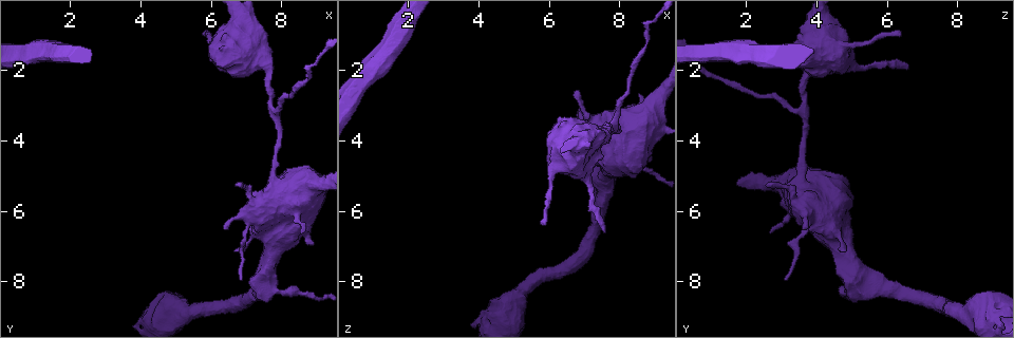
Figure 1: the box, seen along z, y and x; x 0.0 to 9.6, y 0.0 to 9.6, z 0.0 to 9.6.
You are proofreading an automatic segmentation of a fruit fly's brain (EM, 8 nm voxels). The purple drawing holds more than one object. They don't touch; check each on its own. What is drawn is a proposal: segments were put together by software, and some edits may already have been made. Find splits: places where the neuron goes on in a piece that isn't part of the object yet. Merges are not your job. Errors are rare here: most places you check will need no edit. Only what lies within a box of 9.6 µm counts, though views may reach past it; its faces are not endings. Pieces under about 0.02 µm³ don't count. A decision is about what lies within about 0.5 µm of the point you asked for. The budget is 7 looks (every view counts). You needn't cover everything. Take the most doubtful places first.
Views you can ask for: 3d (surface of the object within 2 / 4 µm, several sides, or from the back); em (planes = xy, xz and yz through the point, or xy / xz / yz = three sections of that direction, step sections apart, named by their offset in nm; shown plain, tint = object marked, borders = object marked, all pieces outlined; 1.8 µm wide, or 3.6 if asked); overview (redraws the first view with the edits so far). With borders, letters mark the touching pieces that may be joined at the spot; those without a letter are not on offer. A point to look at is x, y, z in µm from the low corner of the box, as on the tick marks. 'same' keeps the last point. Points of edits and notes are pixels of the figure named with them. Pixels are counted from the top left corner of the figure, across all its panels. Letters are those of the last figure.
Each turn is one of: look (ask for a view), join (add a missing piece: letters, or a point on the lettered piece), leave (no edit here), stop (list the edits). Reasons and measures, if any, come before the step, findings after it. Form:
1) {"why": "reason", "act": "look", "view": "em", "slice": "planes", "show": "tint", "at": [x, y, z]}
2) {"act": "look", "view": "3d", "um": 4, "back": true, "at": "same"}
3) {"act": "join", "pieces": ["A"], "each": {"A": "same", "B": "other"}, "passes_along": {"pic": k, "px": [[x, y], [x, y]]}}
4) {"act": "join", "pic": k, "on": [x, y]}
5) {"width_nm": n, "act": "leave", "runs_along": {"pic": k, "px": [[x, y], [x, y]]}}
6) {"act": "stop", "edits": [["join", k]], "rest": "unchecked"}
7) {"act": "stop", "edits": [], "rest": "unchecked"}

{"why": "free end", "act": "look", "view": "em", "slice": "planes", "show": "tint", "at": [7.65, 2.00, 6.55]}

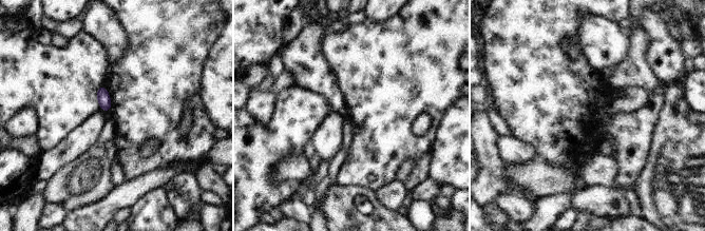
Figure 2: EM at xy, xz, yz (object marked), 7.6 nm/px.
{"why": "see the neighbours", "act": "look", "view": "em", "slice": "planes", "show": "borders", "at": "same"}

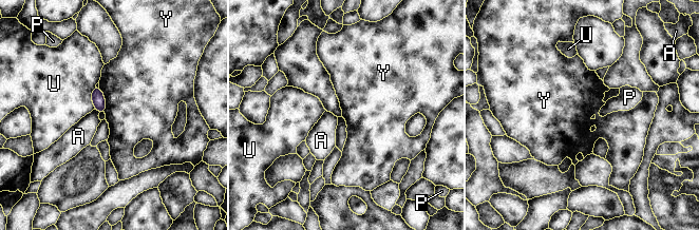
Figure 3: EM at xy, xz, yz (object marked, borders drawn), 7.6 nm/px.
{"act": "leave", "each": {"A": "other", "P": "other", "U": "other", "Y": "other"}, "border": {"pic": 3, "px": [[99, 87], [105, 98], [105, 112]]}, "found": "none of them fits"}

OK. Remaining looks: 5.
{"why": "an open end", "act": "look", "view": "em", "slice": "planes", "show": "borders", "at": [8.55, 6.60, 2.70]}

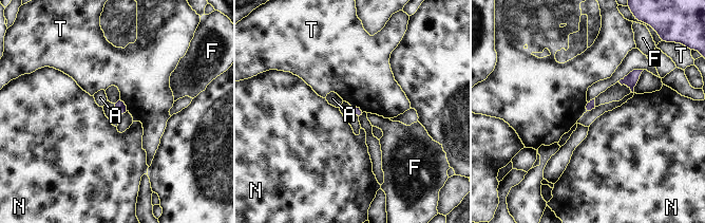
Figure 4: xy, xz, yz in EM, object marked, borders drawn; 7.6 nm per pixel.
{"act": "leave", "each": {"A": "other", "F": "other", "N": "other", "T": "other"}, "border": {"pic": 4, "px": [[120, 96], [129, 111]]}, "found": "no lettered piece goes on from it"}

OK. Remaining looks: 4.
{"why": "tapers out", "act": "look", "view": "3d", "um": 2, "at": [6.85, 7.95, 3.10]}

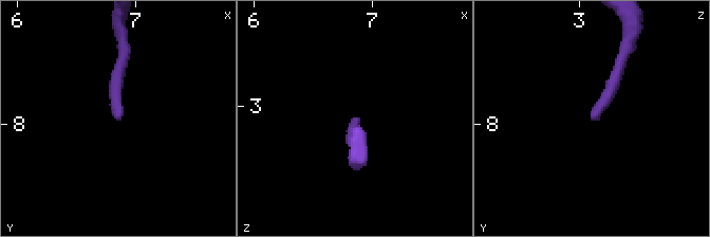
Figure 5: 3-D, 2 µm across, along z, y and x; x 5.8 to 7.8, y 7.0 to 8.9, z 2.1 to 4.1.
{"why": "need the tissue", "act": "look", "view": "em", "slice": "planes", "show": "borders", "at": [6.88, 7.94, 3.08]}

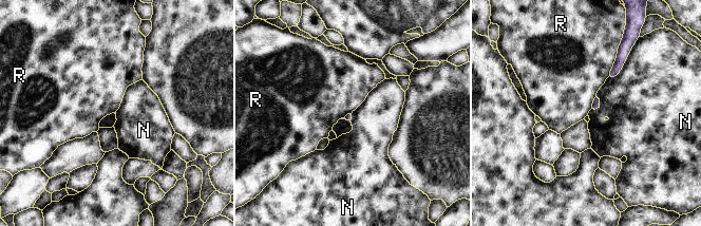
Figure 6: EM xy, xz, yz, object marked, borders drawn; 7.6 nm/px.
{"width_nm": 70, "act": "leave", "each": {"N": "other", "R": "other"}, "border": {"pic": 6, "px": [[630, 50], [621, 71], [610, 79]]}, "found": "none of them fits"}

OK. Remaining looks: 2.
{"act": "stop", "edits": [], "rest": "unchecked"}

